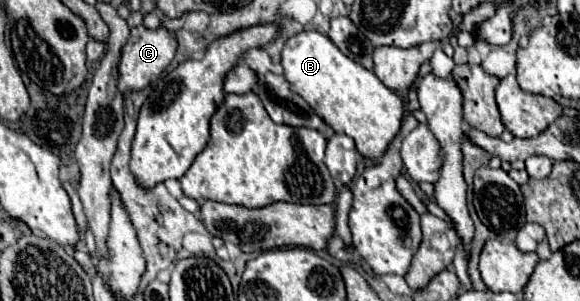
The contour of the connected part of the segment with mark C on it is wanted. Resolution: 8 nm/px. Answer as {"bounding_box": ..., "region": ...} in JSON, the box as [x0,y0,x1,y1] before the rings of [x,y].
{"bounding_box":[119,25,177,93],"region":[[[137,25],[131,29],[131,35],[121,51],[121,61],[119,61],[119,89],[123,93],[145,89],[151,79],[157,79],[163,69],[171,63],[177,51],[177,39],[175,35],[165,29],[165,25],[159,25],[157,29],[147,29],[143,25]]]}

